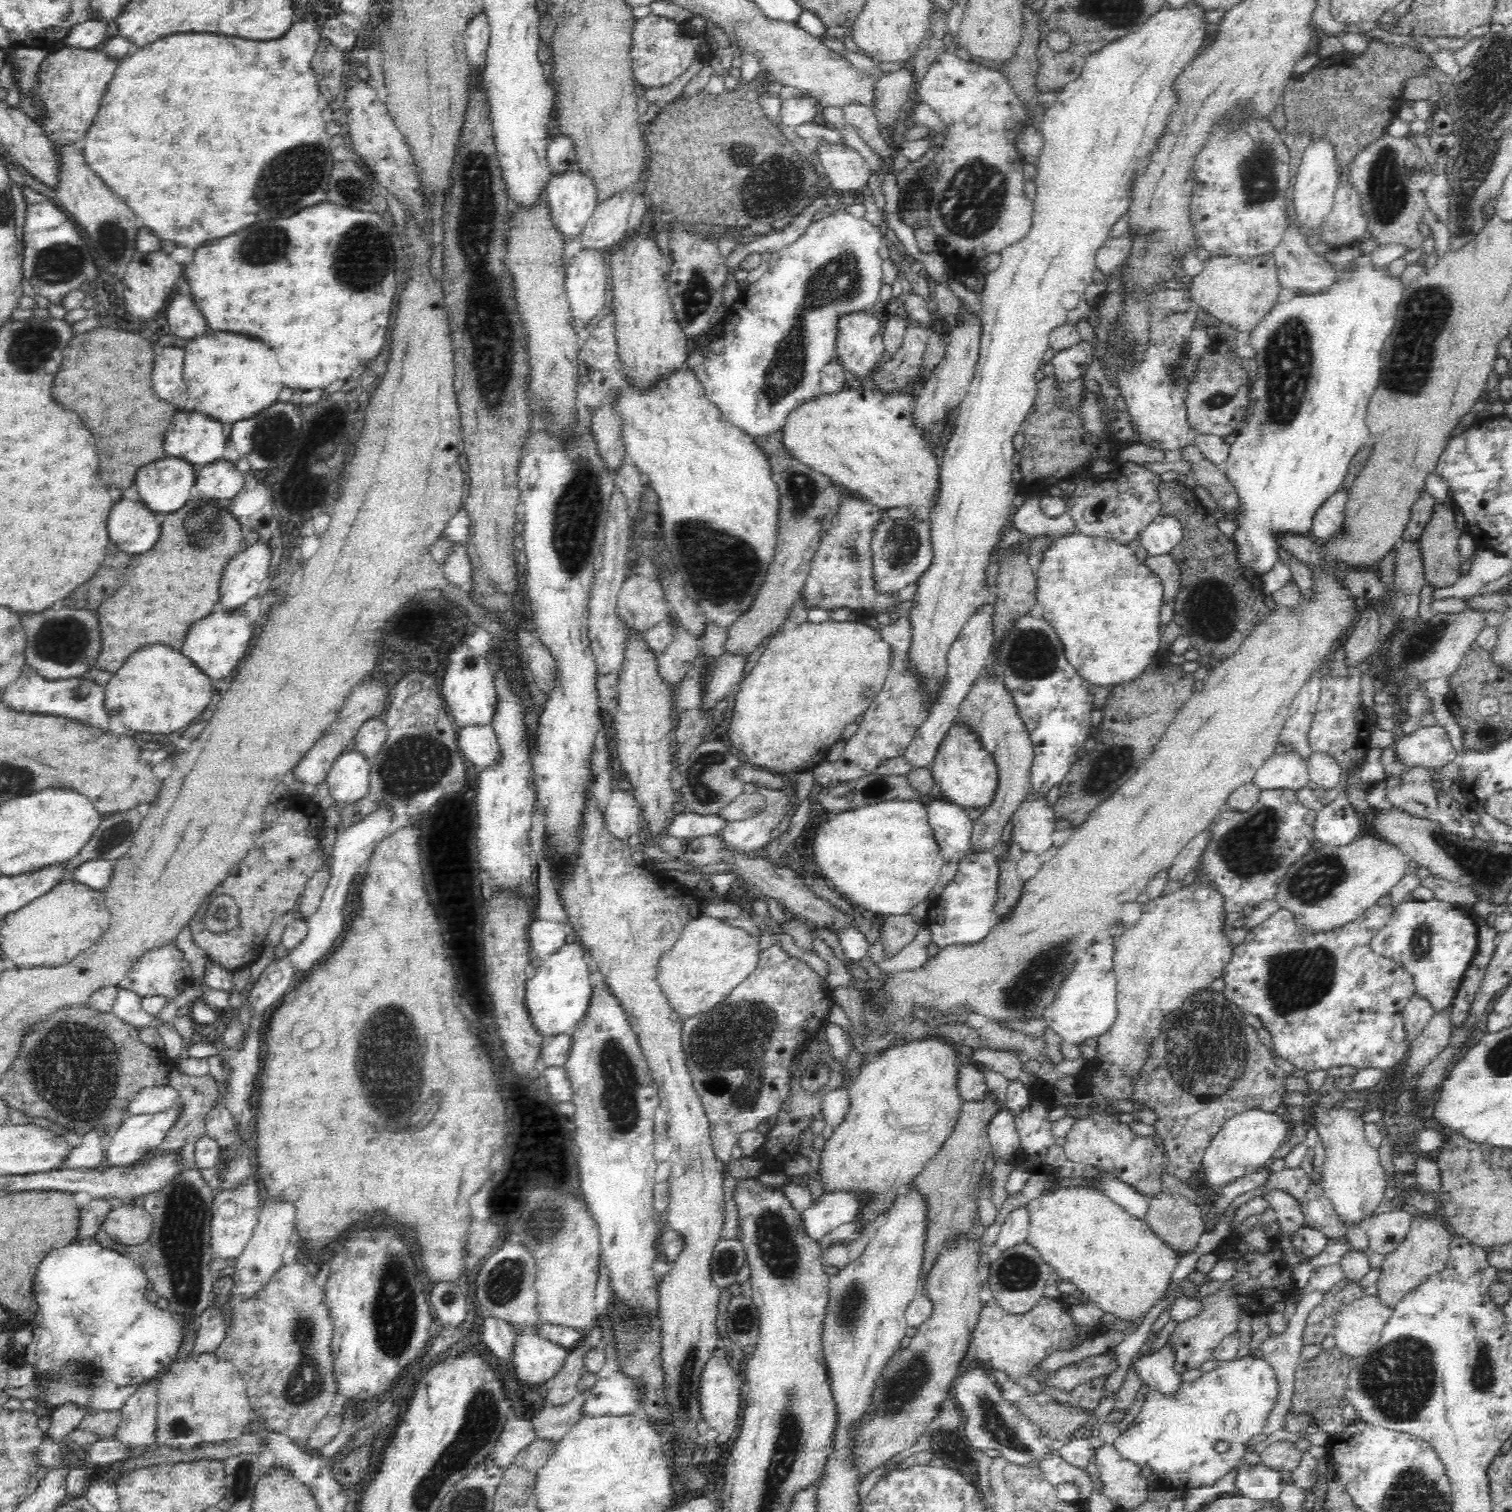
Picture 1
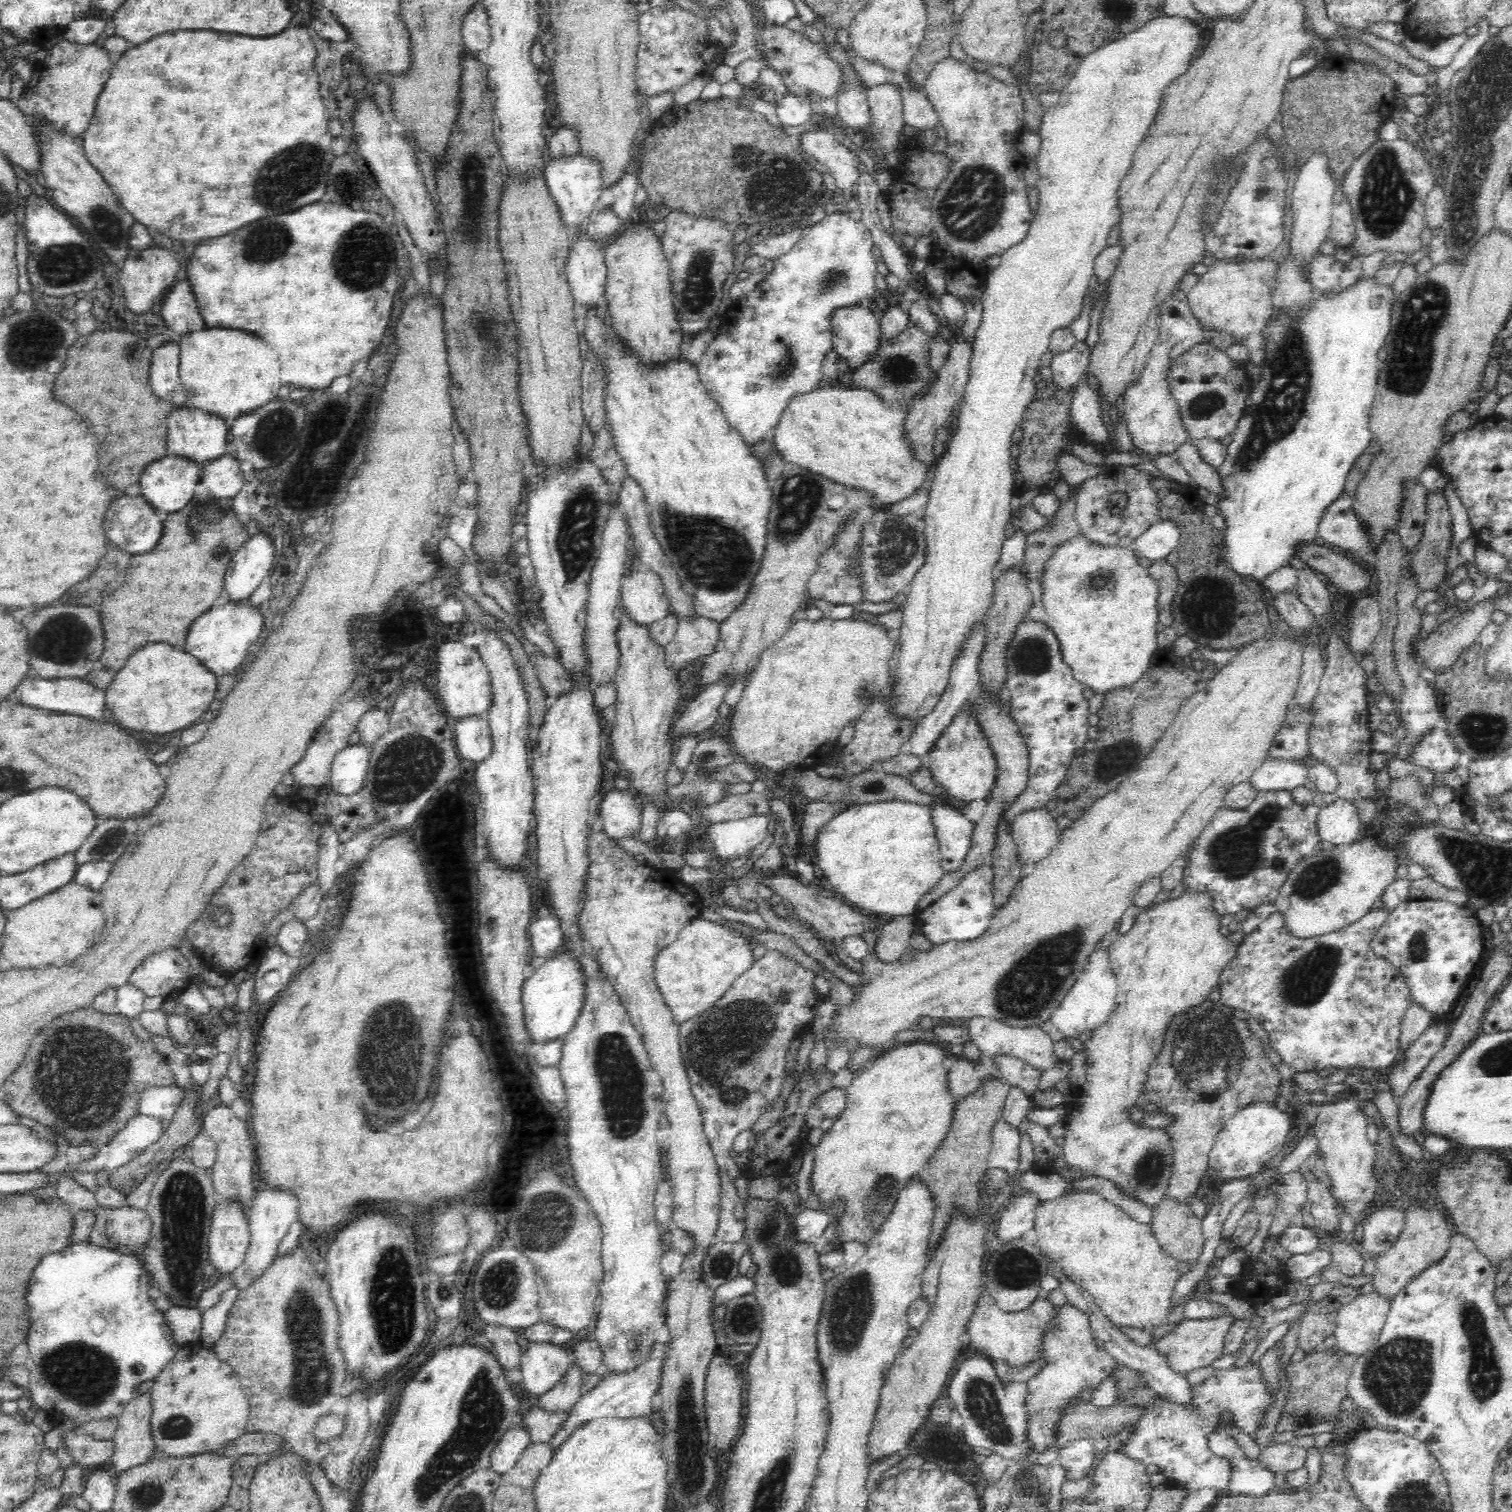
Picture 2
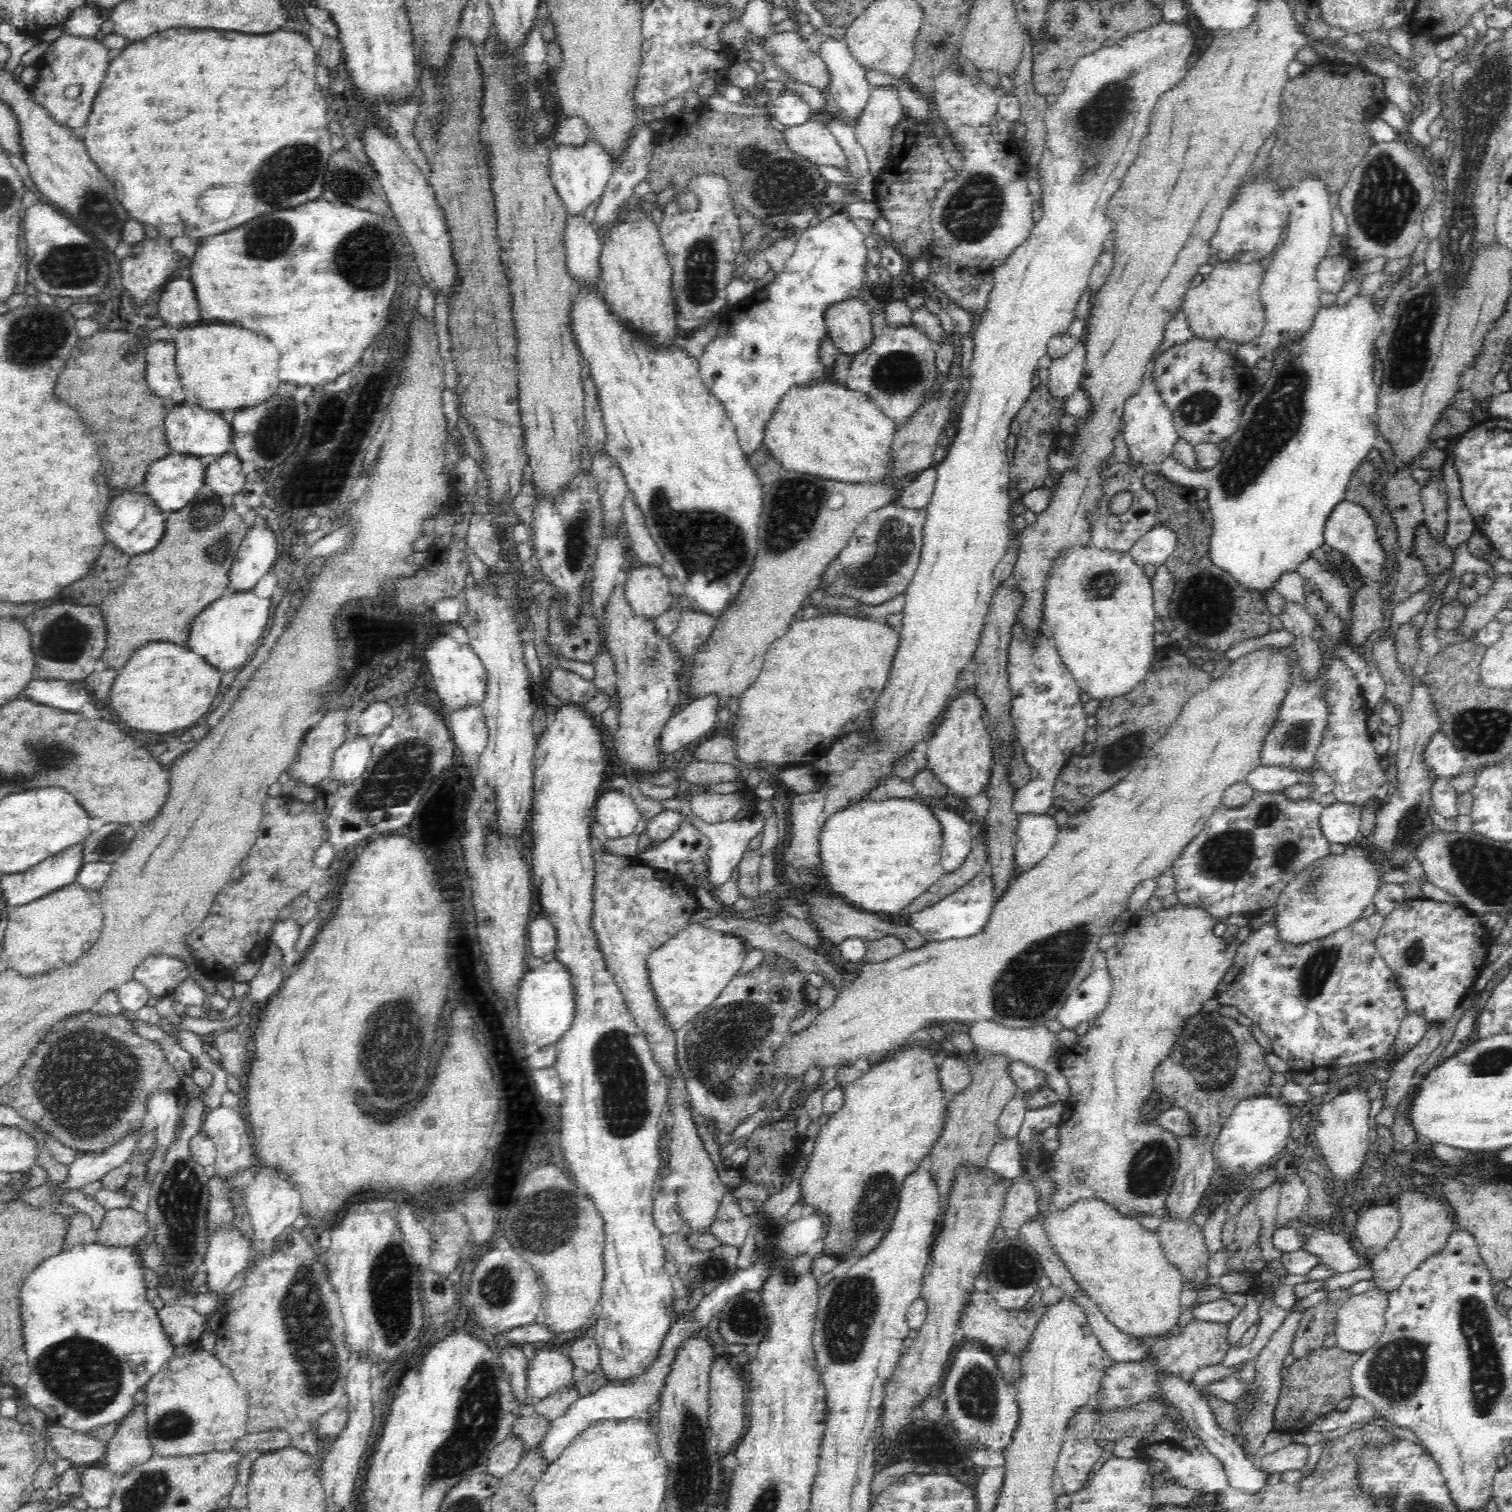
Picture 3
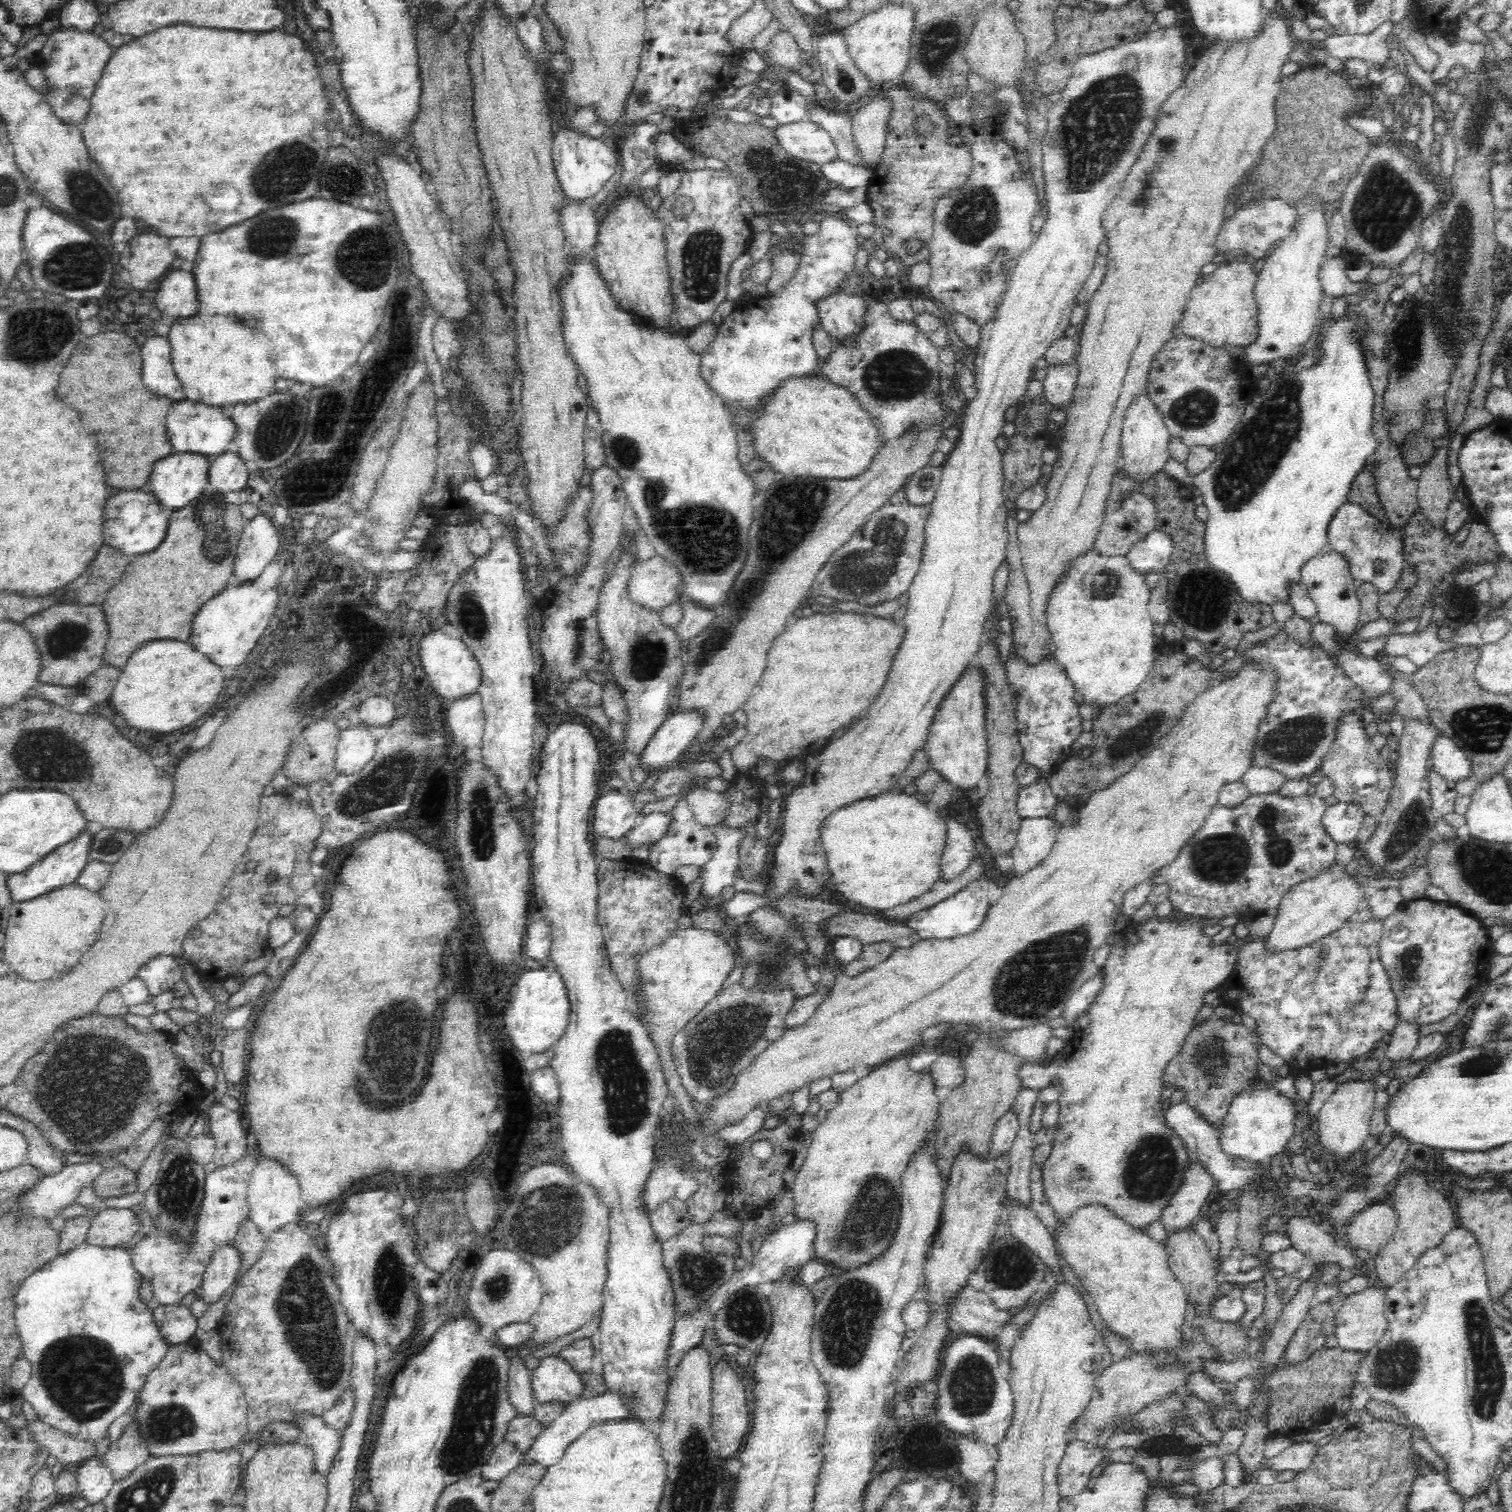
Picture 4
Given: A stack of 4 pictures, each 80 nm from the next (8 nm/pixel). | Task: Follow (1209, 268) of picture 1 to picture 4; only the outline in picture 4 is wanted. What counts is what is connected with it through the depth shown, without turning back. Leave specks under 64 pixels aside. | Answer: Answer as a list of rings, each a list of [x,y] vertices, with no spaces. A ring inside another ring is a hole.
[[[1244,257],[1221,262],[1213,273],[1205,276],[1203,282],[1189,292],[1180,322],[1184,334],[1213,347],[1245,347],[1252,344],[1257,339],[1259,329],[1259,309],[1254,298],[1257,280],[1254,265]]]

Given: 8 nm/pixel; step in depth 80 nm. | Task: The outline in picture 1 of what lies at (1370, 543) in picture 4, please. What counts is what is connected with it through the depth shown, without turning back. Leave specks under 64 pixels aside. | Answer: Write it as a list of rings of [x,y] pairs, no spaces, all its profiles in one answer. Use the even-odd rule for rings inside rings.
[[[1340,488],[1334,491],[1313,512],[1311,520],[1311,532],[1318,542],[1326,540],[1338,529],[1341,529],[1343,519],[1343,508],[1347,501],[1347,491]]]

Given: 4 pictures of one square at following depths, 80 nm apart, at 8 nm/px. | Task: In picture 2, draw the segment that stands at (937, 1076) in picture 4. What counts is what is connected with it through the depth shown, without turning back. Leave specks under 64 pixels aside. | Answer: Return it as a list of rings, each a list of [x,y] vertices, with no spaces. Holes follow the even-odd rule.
[[[958,1059],[950,1066],[948,1072],[948,1087],[956,1100],[964,1100],[974,1094],[982,1086],[983,1078],[976,1074],[976,1066],[972,1061]]]

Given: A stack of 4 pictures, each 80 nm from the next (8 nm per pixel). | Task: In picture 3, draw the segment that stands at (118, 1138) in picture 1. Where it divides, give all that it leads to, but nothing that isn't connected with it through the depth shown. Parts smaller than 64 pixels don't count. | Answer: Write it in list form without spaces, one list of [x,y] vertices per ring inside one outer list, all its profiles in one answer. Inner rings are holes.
[[[149,1121],[138,1130],[130,1130],[116,1144],[108,1146],[104,1151],[84,1152],[81,1158],[69,1165],[70,1177],[64,1189],[79,1189],[90,1182],[101,1180],[108,1172],[125,1164],[136,1152],[138,1144],[143,1142],[142,1134],[149,1127]]]

